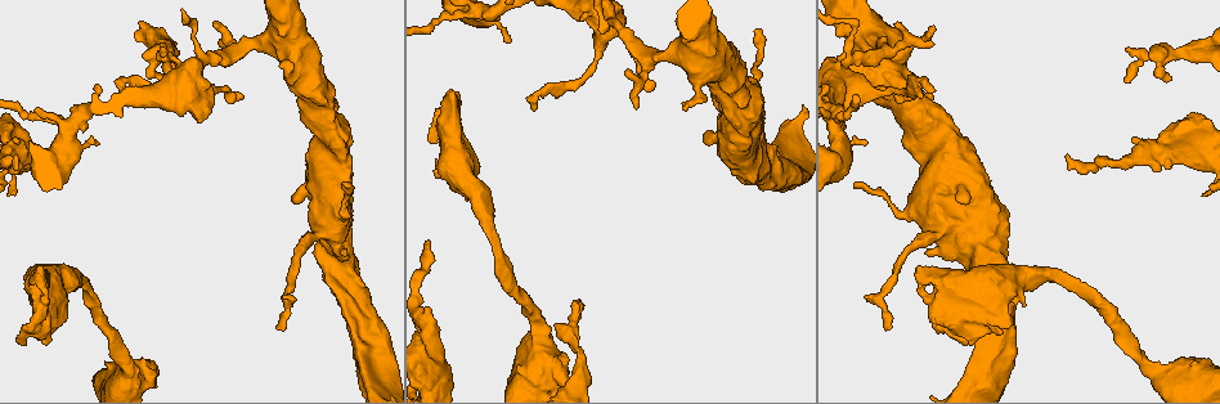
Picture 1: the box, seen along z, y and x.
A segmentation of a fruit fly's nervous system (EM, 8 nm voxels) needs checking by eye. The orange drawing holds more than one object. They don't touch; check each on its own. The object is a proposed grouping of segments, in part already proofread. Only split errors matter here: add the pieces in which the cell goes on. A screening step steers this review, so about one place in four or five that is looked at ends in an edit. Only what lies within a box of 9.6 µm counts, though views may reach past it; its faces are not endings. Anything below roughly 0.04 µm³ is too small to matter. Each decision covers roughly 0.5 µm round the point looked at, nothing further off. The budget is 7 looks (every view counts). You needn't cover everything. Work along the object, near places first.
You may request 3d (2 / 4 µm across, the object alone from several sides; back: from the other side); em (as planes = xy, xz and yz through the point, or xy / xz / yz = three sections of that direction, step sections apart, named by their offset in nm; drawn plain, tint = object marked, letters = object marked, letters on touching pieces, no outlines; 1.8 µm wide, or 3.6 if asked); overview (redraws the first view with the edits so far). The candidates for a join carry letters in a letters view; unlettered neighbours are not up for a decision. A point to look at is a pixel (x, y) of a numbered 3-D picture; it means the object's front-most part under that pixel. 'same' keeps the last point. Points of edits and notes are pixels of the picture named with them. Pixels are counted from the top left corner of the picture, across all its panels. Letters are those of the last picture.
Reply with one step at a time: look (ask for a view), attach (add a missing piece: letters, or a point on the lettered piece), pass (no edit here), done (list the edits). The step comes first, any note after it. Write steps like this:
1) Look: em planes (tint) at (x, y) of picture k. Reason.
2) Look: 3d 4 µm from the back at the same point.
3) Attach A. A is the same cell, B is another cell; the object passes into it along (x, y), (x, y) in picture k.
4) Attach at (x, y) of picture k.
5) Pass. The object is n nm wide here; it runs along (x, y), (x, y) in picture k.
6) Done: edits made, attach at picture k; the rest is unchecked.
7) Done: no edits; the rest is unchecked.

Look: em planes (letters) at (482, 11) of picture 1. Three-way junction.

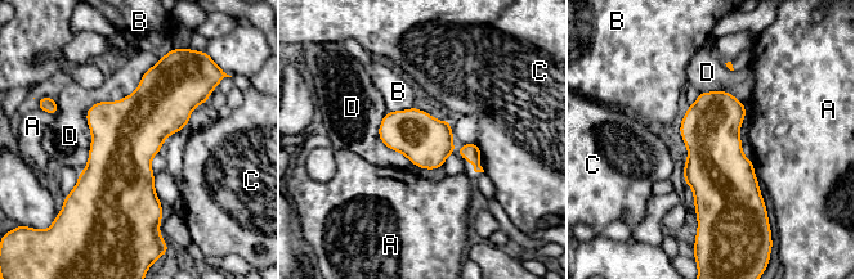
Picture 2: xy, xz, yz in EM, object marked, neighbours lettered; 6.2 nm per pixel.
Pass. The longest contact is with D, 850 nm; A, B, C and D are other cells; a border runs along (159, 59), (86, 111), (80, 172) in picture 2; no lettered piece goes on from it.

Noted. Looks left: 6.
Look: 3d 4 µm from the back at (15, 158) of picture 1. End of a long branch.

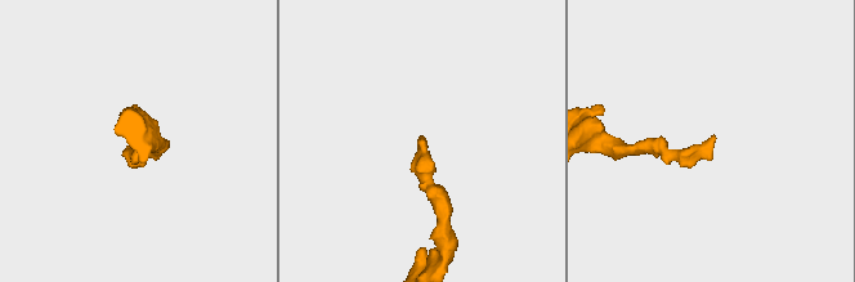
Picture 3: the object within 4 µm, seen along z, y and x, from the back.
Look: em xy step 4 (tint) at (420, 136) of picture 3. Shape alone is not enough.

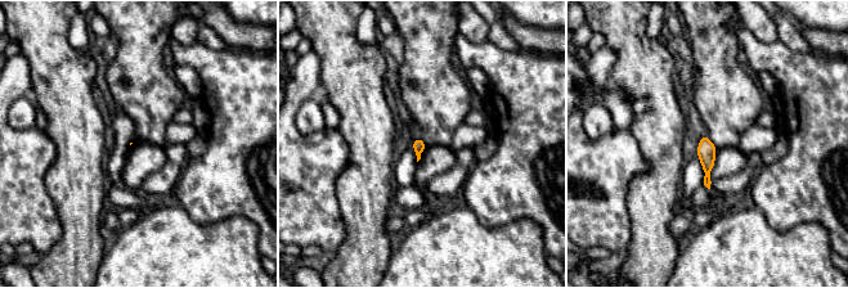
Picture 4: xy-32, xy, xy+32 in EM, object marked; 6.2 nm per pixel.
Look: em xz step 8 (letters) at the same point.

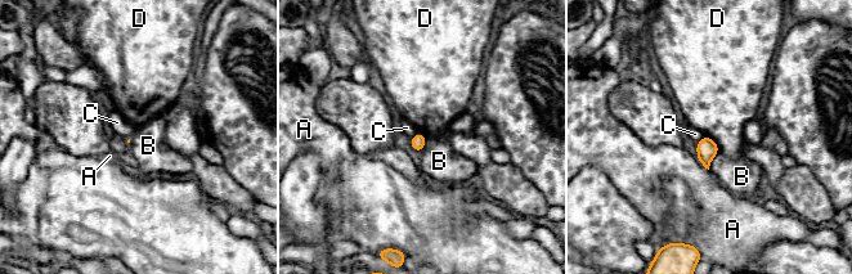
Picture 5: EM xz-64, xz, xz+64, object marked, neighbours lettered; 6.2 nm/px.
Pass. A, B, C and D are other cells; a border runs along (720, 151), (708, 169) in picture 5; no lettered piece goes on from it.

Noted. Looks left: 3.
Look: em planes (letters) at (1123, 81) of picture 1. Free end.

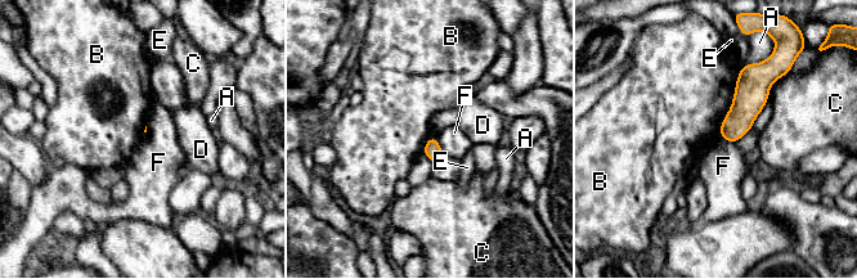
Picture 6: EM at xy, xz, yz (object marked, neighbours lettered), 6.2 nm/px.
Pass. A, B, C, D, E and F are other cells; a border runs along (741, 68), (719, 138) in picture 6; no lettered piece goes on from it.

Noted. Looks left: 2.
Done: no edits; the rest is unchecked.

